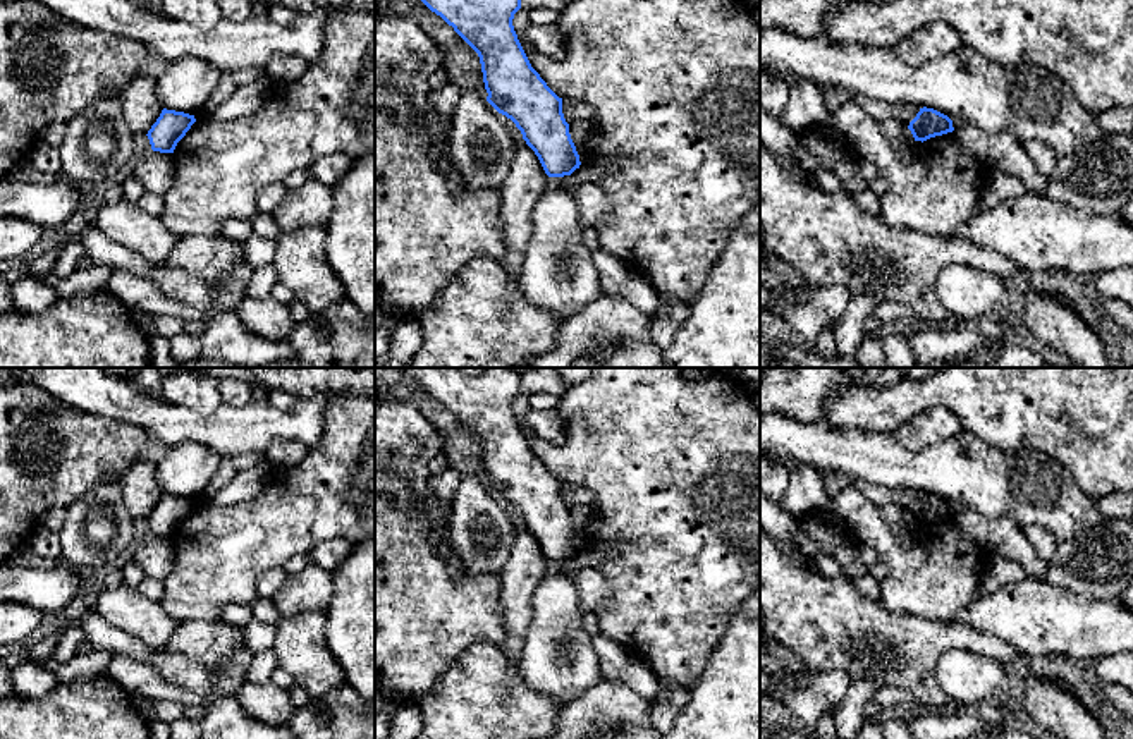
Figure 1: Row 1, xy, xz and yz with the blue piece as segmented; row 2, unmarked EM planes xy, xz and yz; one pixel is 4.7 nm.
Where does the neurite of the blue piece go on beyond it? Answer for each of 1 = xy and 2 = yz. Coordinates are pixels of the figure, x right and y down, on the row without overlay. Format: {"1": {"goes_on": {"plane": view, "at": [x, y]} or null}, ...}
{"1": {"goes_on": null}, "2": {"goes_on": null}}

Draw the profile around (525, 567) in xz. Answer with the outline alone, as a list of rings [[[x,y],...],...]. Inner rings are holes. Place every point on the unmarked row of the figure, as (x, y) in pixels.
[[[526,526],[514,528],[511,555],[499,574],[505,631],[500,646],[512,663],[518,663],[521,657],[531,619],[531,596],[545,574],[547,564],[548,560]]]

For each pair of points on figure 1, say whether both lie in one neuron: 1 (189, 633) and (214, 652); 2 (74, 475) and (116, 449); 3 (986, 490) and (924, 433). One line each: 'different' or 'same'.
1: same
2: same
3: different

